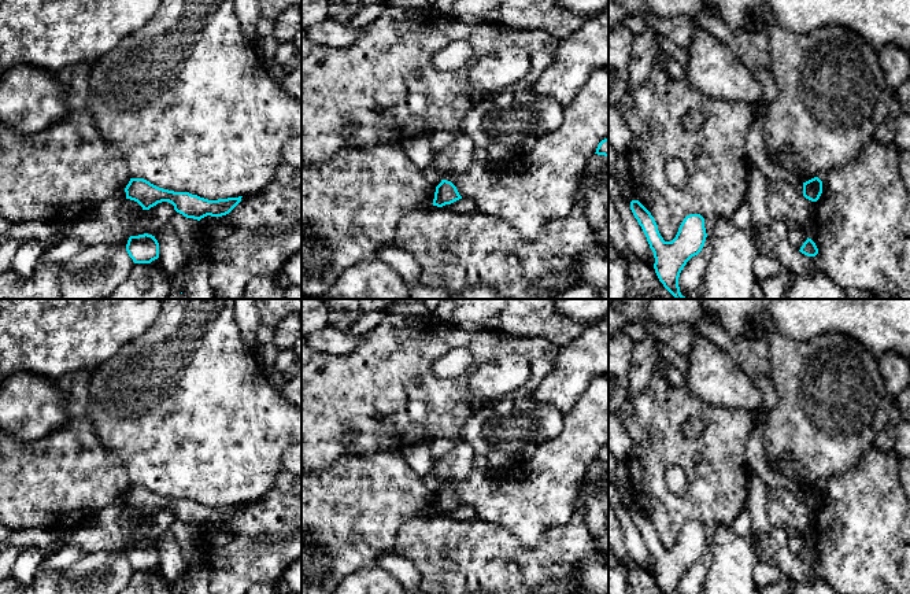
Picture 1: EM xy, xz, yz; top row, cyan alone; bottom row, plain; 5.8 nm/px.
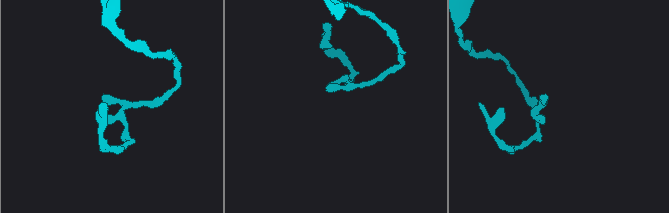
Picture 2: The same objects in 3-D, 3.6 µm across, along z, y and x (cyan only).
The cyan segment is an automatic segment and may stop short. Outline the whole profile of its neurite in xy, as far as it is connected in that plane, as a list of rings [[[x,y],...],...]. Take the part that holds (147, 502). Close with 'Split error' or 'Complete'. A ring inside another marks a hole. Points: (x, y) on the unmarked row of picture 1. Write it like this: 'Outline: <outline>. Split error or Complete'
Outline: [[[130,486],[125,495],[126,506],[137,509],[143,517],[149,517],[162,509],[169,509],[174,517],[186,525],[222,524],[229,521],[243,503],[208,508],[189,499],[174,499],[159,495],[144,486]]]. Complete

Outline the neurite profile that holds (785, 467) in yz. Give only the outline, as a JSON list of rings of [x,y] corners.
[[[789,454],[783,455],[772,466],[772,471],[778,476],[783,476],[788,480],[798,483],[802,487],[802,490],[806,490],[815,484],[800,475],[799,466],[795,464],[795,461],[792,460],[792,457]]]

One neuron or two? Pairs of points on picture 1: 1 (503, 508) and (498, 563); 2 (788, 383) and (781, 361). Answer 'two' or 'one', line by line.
1: two
2: one

